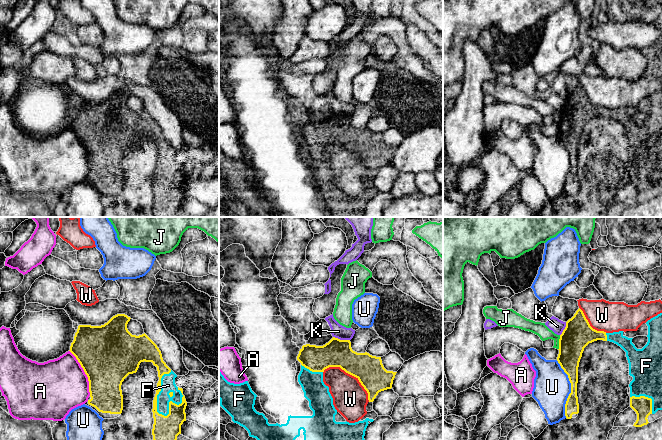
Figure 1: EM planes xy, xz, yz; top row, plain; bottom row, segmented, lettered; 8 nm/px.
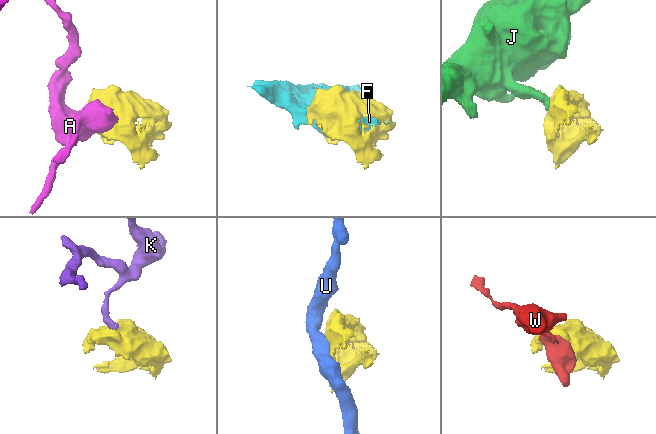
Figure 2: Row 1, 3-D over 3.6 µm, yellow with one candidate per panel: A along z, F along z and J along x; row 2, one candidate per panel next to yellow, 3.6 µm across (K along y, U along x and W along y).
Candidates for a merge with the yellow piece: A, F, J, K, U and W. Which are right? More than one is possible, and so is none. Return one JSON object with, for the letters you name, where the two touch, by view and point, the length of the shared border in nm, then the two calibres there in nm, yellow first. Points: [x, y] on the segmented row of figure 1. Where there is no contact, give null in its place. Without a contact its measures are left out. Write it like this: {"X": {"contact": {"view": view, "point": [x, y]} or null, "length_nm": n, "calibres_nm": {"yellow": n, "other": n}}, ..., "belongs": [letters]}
{"F": {"contact": {"view": "xy", "point": [158, 393]}, "length_nm": 380, "calibres_nm": {"yellow": 140, "other": 120}}, "belongs": ["F"]}

